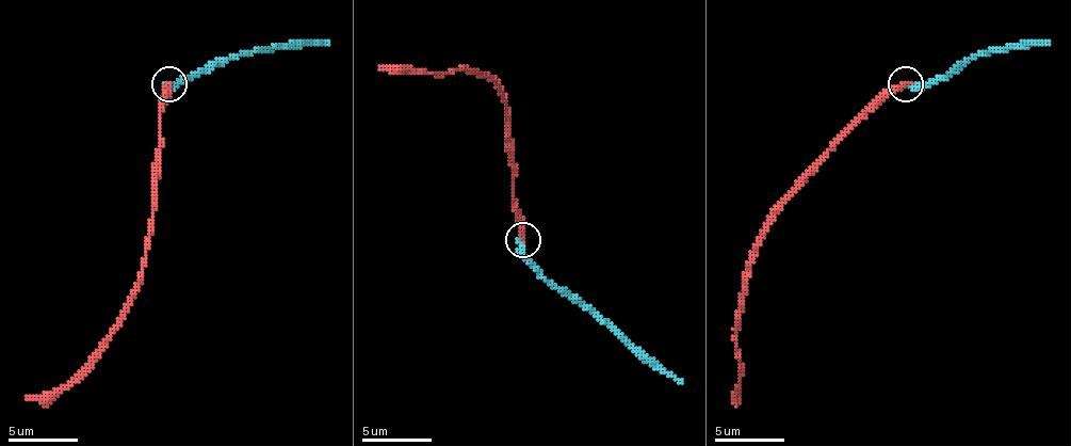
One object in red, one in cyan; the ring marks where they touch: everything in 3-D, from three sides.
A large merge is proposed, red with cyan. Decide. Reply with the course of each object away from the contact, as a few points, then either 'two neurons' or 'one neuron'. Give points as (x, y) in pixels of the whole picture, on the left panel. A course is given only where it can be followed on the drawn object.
red runs (171, 83), (171, 97), (160, 114), (157, 206), (135, 298), (111, 339), (65, 385), (27, 399); cyan runs (166, 86), (166, 83), (184, 83), (195, 73), (255, 51), (328, 41); two neurons

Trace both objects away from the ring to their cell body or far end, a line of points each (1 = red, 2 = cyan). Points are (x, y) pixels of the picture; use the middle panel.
1: (523, 239), (523, 218), (513, 200), (509, 115), (499, 88), (488, 77), (464, 69), (418, 74), (379, 66)
2: (520, 239), (520, 253), (548, 281), (607, 319), (682, 383)

